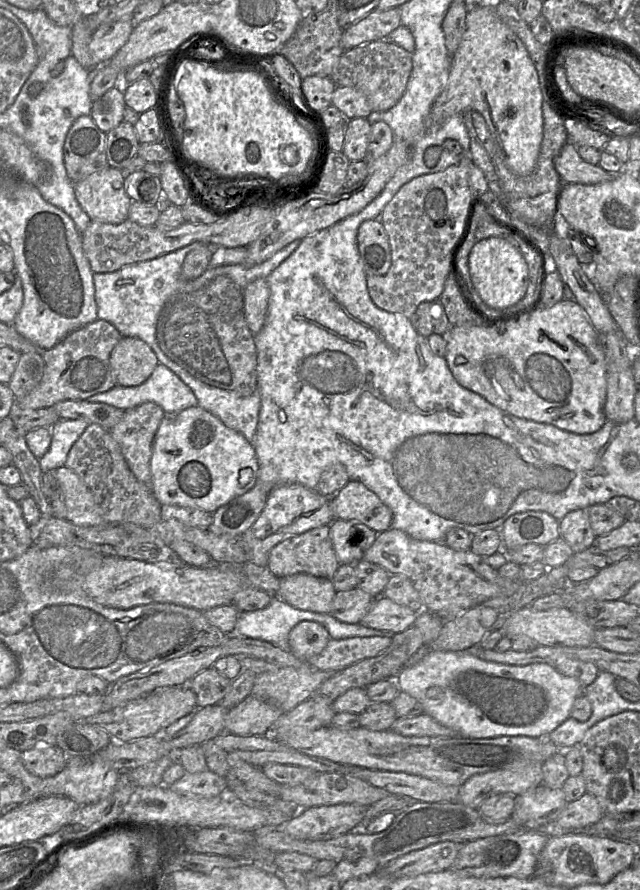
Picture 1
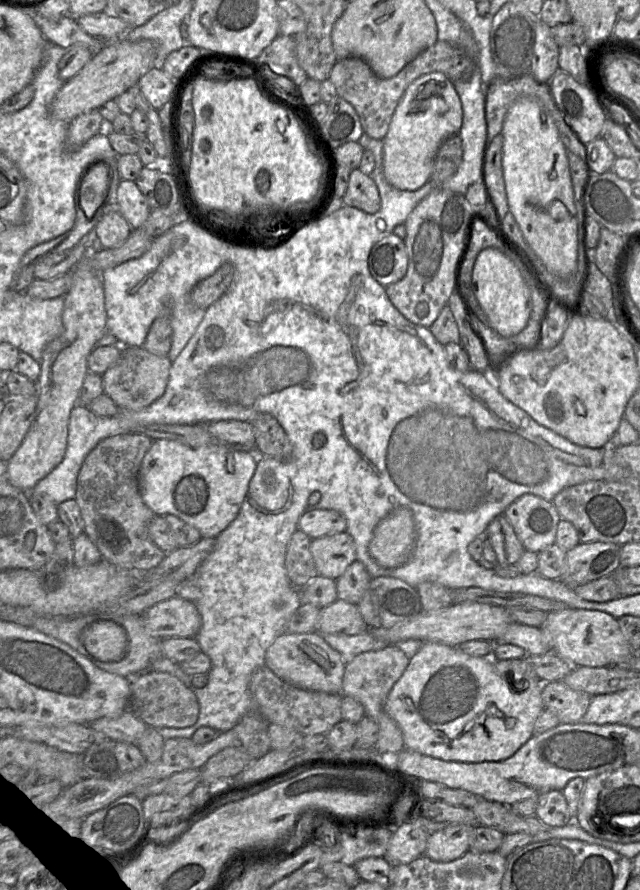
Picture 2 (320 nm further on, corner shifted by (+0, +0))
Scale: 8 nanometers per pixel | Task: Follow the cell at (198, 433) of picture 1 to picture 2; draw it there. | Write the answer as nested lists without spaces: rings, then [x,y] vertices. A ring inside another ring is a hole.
[[[153,440],[138,475],[143,502],[155,515],[174,515],[206,538],[216,538],[237,516],[255,472],[254,452],[215,442],[198,448],[169,440]]]

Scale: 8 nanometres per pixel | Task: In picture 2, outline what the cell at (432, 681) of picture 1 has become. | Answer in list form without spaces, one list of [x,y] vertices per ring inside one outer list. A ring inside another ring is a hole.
[[[423,642],[418,652],[410,658],[406,670],[394,684],[385,701],[385,711],[399,726],[404,738],[405,748],[444,761],[456,762],[498,762],[506,760],[514,755],[534,734],[535,721],[544,710],[542,701],[542,686],[544,683],[533,669],[532,671],[529,670],[528,664],[527,671],[524,673],[524,690],[517,691],[499,674],[495,662],[496,661],[491,657],[475,657],[464,654],[456,647],[450,647],[437,642]]]

